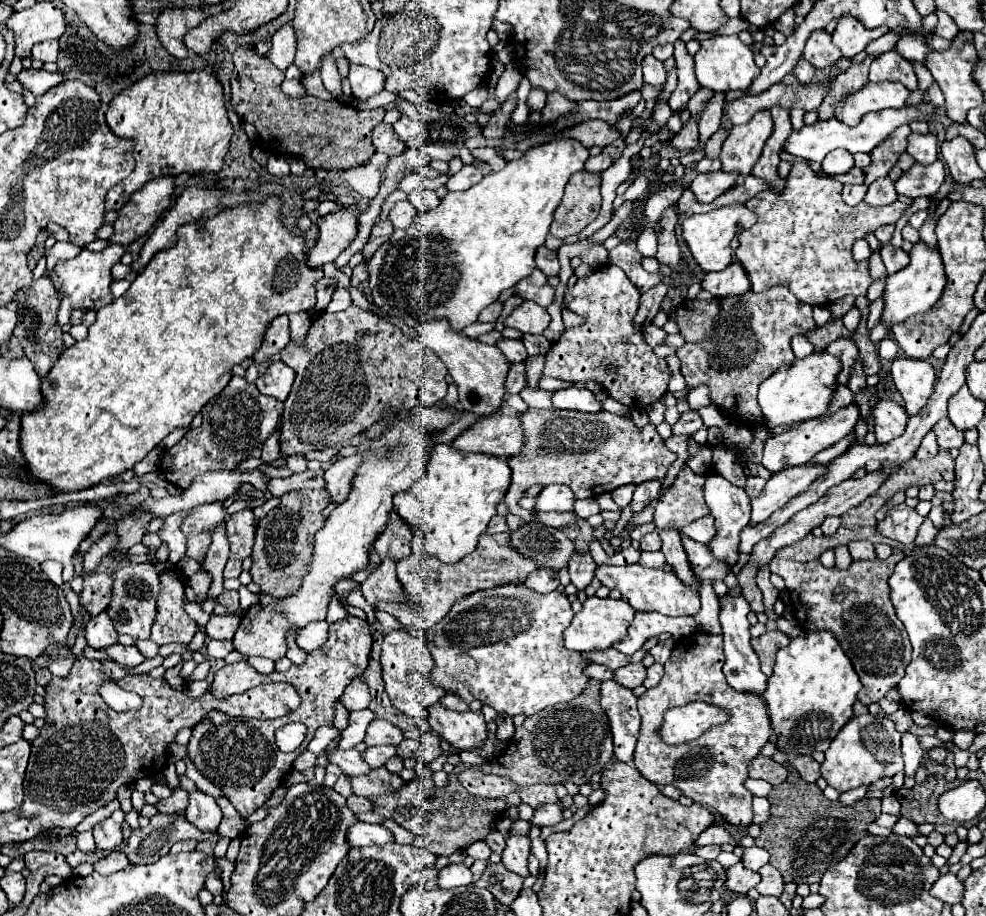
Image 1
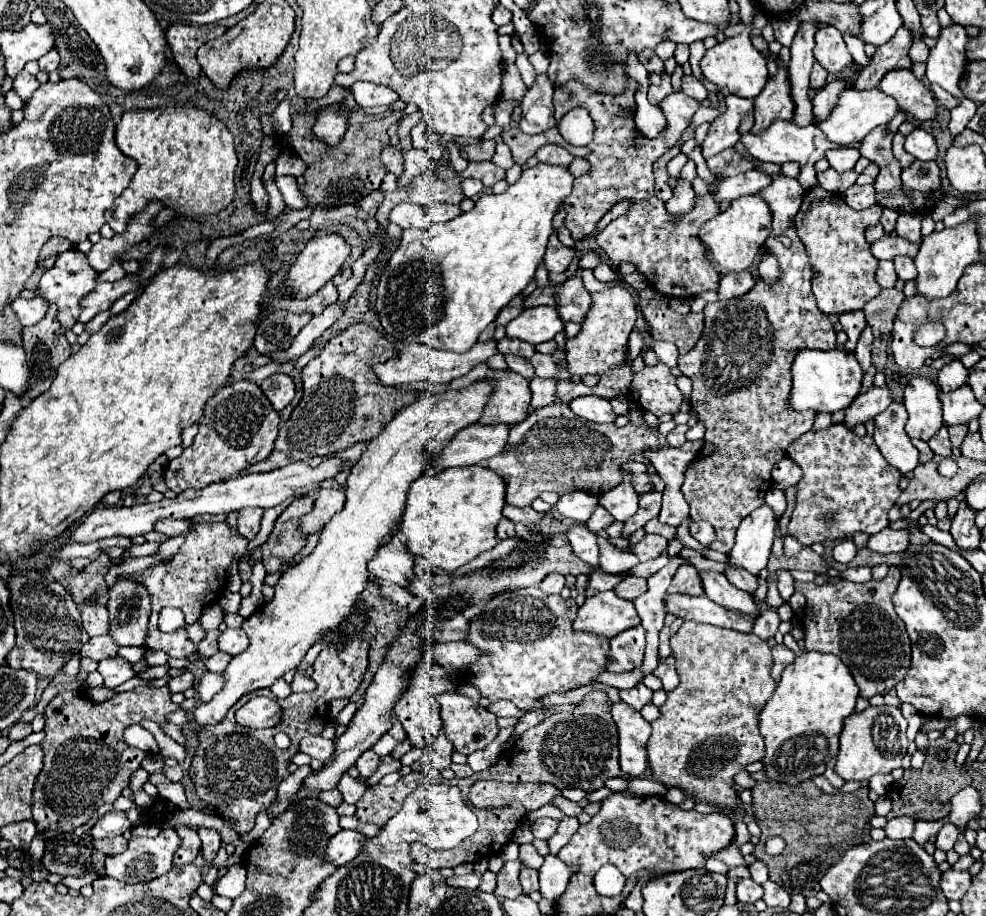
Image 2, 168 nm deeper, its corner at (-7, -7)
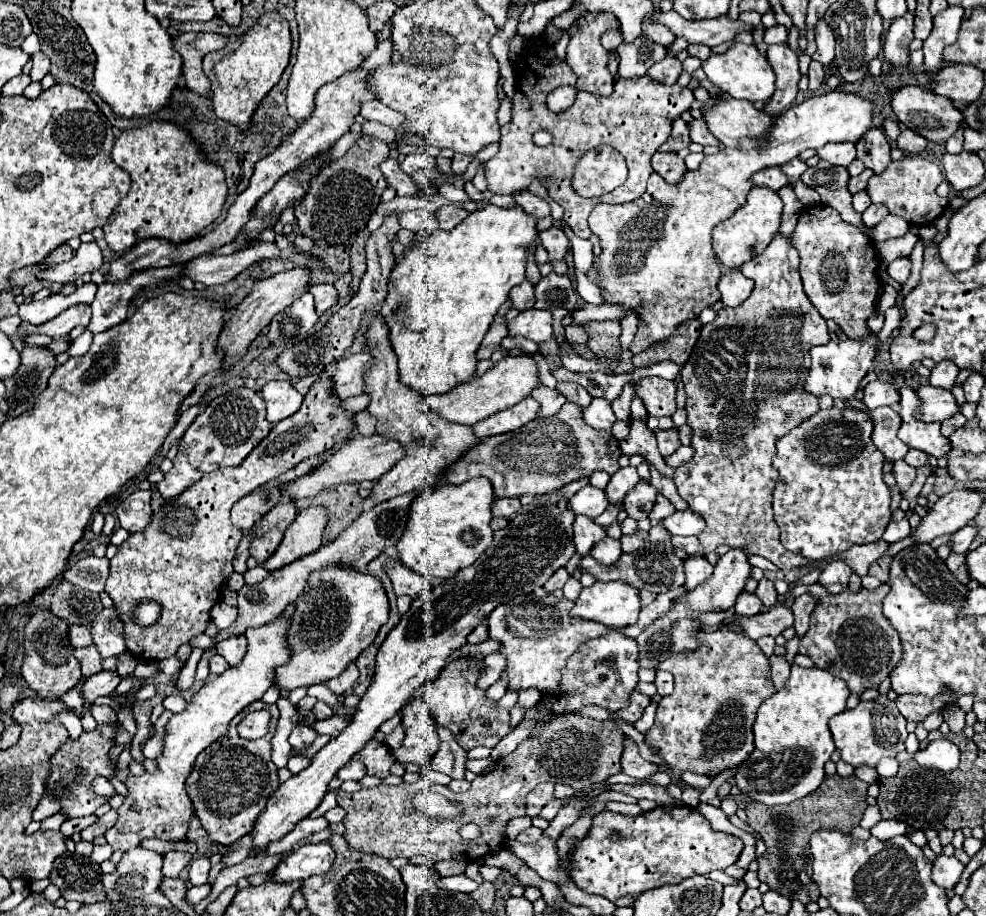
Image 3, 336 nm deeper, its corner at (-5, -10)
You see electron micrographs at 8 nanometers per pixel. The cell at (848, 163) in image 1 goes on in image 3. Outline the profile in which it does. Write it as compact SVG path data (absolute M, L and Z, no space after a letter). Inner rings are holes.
M843 142L843 144L827 144L823 146L817 156L821 160L831 162L833 166L849 166L855 160L855 144Z

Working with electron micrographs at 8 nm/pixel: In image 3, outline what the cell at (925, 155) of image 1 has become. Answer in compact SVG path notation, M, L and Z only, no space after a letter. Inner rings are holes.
M903 130L897 138L897 146L905 152L905 154L921 154L927 148L927 140L919 134L915 134L913 130Z

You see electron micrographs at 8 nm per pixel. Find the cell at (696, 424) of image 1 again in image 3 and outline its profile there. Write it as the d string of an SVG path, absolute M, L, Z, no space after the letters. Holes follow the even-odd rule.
M677 428L657 430L655 436L657 436L657 442L659 442L659 452L661 452L661 456L669 456L669 454L673 454L673 452L681 446L679 430L677 430Z

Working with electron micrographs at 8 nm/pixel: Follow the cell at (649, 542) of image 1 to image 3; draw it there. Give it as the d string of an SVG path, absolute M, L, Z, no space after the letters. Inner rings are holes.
M635 532L631 536L621 536L621 546L623 546L625 554L639 550L645 542L647 542L647 532Z

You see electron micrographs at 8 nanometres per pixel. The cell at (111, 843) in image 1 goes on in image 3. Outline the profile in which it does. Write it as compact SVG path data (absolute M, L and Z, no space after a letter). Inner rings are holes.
M109 810L109 812L107 812L107 814L103 814L95 824L91 824L89 828L85 828L85 830L81 832L81 838L91 842L93 838L103 836L111 826L115 826L115 818L117 818L117 810Z

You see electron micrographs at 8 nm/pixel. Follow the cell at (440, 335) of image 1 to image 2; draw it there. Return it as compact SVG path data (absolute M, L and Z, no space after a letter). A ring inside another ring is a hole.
M513 371L489 373L489 379L495 387L479 423L481 425L515 425L529 415L531 389L525 377Z

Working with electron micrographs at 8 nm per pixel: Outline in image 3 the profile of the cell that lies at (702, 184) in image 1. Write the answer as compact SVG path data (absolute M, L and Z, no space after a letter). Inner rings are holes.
M773 166L773 168L763 168L763 170L755 172L751 176L751 182L753 182L753 186L765 186L765 188L771 188L777 192L781 186L787 184L787 176L779 168Z

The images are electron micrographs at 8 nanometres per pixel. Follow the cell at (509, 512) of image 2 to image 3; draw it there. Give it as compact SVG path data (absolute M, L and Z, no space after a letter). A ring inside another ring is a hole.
M497 498L495 504L493 504L493 514L495 514L497 518L507 518L507 520L511 520L511 518L517 516L519 510L521 510L519 498Z

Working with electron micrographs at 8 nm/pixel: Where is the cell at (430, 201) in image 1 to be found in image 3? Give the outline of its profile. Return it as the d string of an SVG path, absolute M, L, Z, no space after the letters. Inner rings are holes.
M449 204L449 206L441 206L437 210L437 220L439 220L439 226L443 230L451 230L455 228L461 220L465 220L469 216L469 212L465 208L459 208L455 204Z

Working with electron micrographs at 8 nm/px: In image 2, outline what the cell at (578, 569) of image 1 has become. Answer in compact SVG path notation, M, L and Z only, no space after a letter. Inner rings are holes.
M573 525L565 535L577 557L581 557L585 563L597 565L599 559L597 535L591 529L587 529L585 525Z

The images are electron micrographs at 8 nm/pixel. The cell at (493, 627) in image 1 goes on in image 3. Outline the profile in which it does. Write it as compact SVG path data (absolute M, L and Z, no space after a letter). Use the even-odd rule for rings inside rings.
M519 596L511 602L499 604L491 616L487 616L489 638L499 640L499 652L507 658L507 666L501 672L501 678L507 678L507 690L521 692L527 688L537 688L541 696L559 688L561 672L571 654L591 638L603 636L609 628L597 622L587 622L581 618L571 618L573 602L567 598L545 596Z

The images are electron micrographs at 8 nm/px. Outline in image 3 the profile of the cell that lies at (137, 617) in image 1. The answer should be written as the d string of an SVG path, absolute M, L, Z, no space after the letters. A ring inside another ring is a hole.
M115 606L101 610L101 614L91 622L91 632L93 632L93 644L99 648L101 656L107 658L127 652L123 622Z

